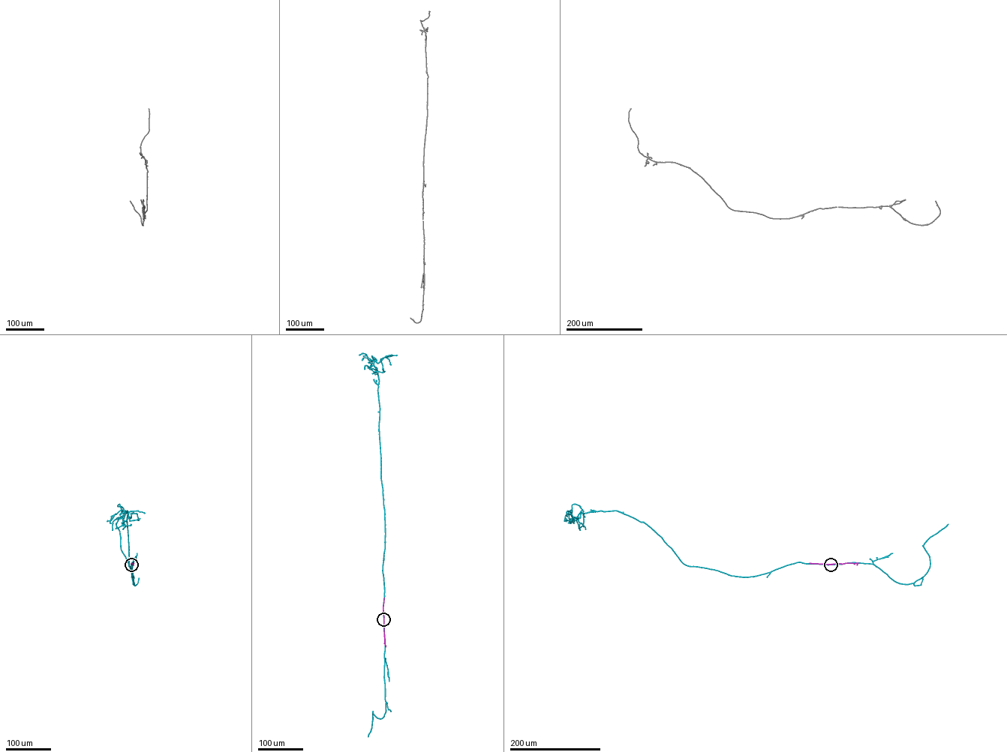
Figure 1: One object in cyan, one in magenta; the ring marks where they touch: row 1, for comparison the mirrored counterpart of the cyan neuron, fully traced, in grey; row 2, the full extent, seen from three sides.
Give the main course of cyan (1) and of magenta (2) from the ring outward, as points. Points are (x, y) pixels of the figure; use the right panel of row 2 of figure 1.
1: (831, 564), (798, 561), (731, 576), (684, 564), (647, 525), (616, 510), (582, 513), (572, 504), (566, 521)
2: (831, 564), (857, 563), (857, 564)

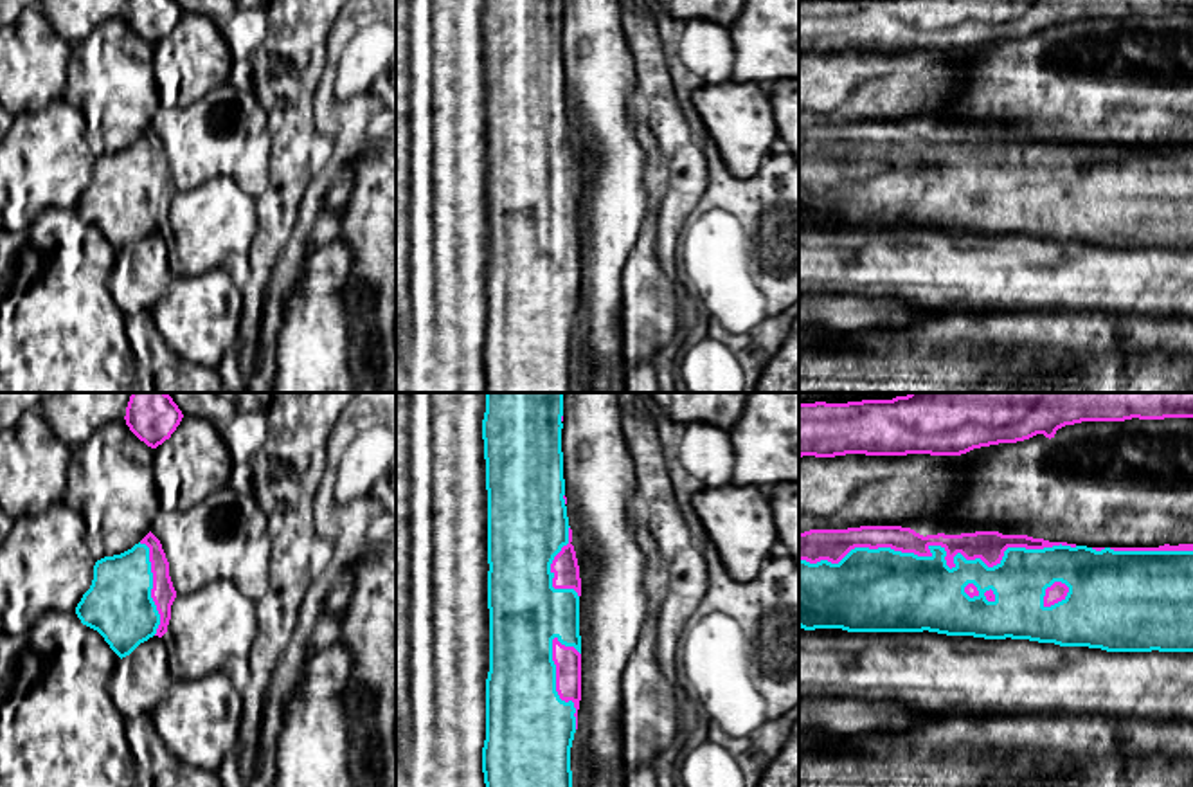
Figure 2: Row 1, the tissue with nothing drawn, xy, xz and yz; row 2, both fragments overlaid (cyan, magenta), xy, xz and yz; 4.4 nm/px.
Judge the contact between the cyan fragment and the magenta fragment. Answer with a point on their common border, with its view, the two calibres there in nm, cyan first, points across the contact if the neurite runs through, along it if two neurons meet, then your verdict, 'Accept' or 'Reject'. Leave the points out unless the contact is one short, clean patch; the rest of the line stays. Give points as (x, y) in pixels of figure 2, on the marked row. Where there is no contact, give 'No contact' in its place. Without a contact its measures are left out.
Touches cyan at yz (945, 551). Thickness 340 nm (cyan) against 140 nm. Reject

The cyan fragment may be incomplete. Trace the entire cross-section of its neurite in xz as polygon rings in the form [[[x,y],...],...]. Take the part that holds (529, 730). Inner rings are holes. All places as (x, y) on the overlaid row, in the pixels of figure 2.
[[[486,393],[482,420],[486,490],[488,490],[488,609],[489,609],[489,672],[486,679],[486,740],[482,747],[482,773],[486,787],[572,787],[570,747],[576,733],[574,702],[561,701],[556,692],[556,665],[552,639],[574,647],[581,654],[579,596],[574,589],[554,589],[551,564],[569,544],[569,517],[565,506],[563,452],[561,452],[563,393]]]

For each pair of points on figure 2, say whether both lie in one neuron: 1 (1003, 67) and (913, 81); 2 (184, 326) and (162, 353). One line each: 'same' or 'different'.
1: different
2: different

